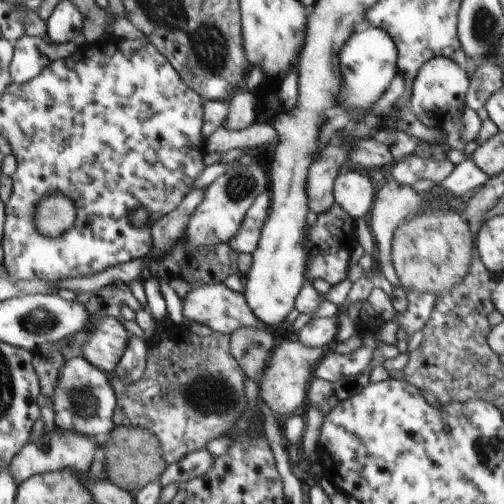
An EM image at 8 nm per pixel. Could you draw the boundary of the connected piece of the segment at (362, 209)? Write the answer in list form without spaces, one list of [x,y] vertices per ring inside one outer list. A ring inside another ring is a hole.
[[[341,170],[333,185],[333,198],[352,219],[364,218],[371,212],[374,188],[370,176]]]

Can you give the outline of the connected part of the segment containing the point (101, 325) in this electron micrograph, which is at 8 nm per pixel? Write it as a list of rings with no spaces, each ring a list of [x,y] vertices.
[[[113,317],[99,318],[88,329],[88,340],[81,347],[81,357],[95,368],[112,374],[129,340],[124,326]]]

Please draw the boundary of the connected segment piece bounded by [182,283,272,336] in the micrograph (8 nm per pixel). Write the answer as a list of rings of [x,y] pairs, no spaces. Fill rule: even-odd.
[[[209,283],[194,287],[182,300],[182,315],[187,320],[198,322],[208,326],[212,331],[226,333],[228,336],[243,327],[257,327],[272,331],[272,328],[261,324],[254,317],[243,294],[230,290],[225,283]]]

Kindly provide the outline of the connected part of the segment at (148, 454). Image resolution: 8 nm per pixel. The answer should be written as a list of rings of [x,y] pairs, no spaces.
[[[116,425],[100,444],[100,457],[104,461],[105,479],[124,491],[139,491],[146,484],[159,480],[168,466],[162,459],[157,437],[148,429],[131,425]]]

